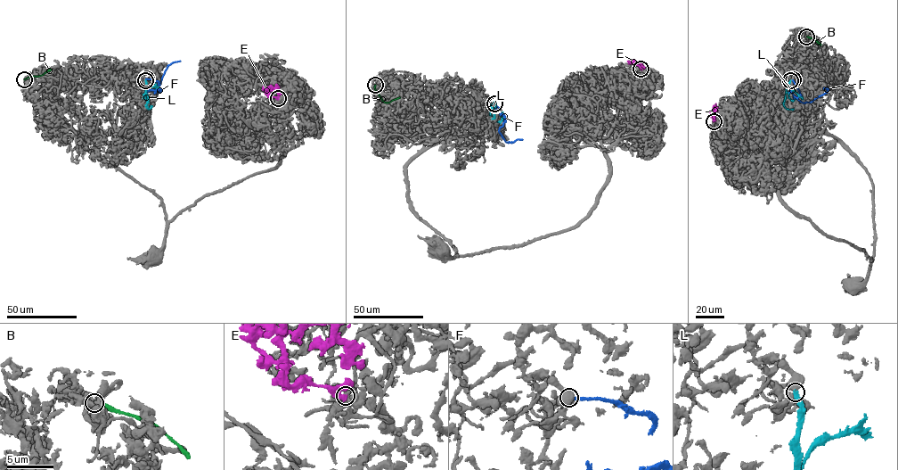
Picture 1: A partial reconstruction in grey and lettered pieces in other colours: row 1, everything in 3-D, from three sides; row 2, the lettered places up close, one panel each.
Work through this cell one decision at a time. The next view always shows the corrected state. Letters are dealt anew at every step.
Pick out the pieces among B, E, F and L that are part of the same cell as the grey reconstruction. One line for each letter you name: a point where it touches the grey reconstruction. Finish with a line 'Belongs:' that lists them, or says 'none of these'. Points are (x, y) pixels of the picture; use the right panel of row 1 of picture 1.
E: (714, 121)
Belongs: E

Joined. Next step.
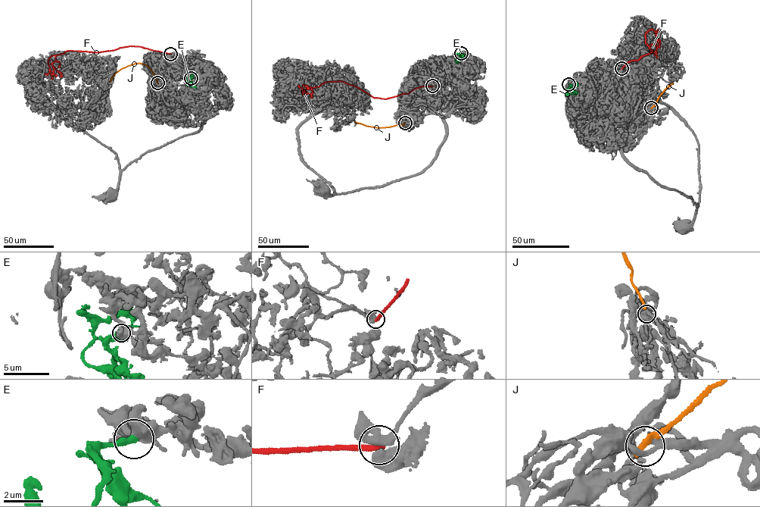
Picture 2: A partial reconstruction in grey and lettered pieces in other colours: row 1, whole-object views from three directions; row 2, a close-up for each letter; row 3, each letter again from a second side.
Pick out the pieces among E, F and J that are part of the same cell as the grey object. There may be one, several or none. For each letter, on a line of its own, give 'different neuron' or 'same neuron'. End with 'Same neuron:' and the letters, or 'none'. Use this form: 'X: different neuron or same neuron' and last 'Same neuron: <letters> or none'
E: same neuron
F: different neuron
J: different neuron
Same neuron: E

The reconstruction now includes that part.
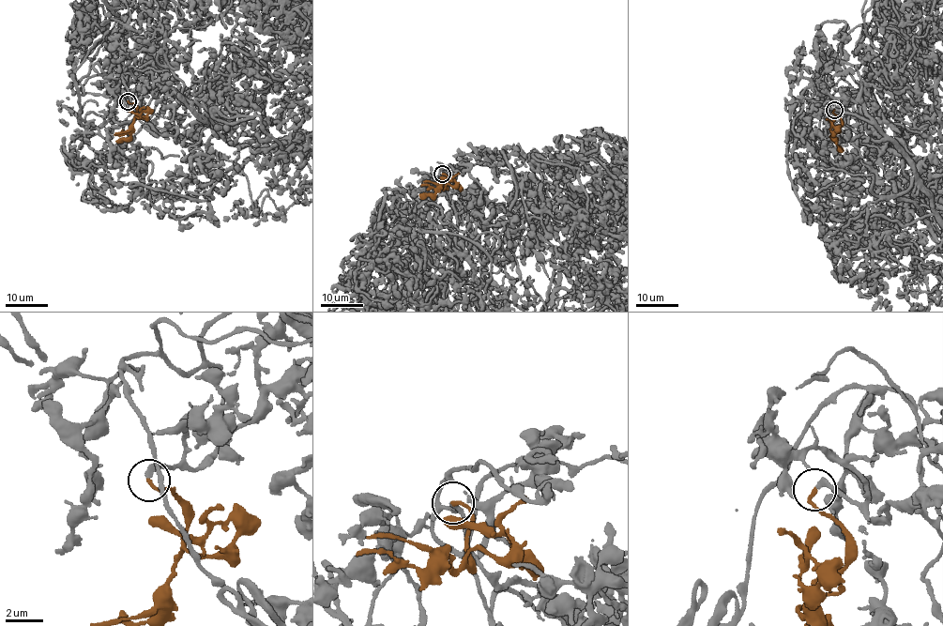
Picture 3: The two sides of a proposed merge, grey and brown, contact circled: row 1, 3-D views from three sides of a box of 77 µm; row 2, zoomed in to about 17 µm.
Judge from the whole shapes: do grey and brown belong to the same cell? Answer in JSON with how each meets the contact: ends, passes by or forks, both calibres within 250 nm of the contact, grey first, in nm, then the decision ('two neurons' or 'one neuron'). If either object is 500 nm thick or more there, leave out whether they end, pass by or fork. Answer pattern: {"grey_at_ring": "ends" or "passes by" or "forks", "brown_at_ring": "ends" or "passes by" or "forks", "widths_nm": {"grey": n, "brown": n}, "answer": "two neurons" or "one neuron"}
{"grey_at_ring": "ends", "brown_at_ring": "ends", "widths_nm": {"grey": 220, "brown": 180}, "answer": "one neuron"}

